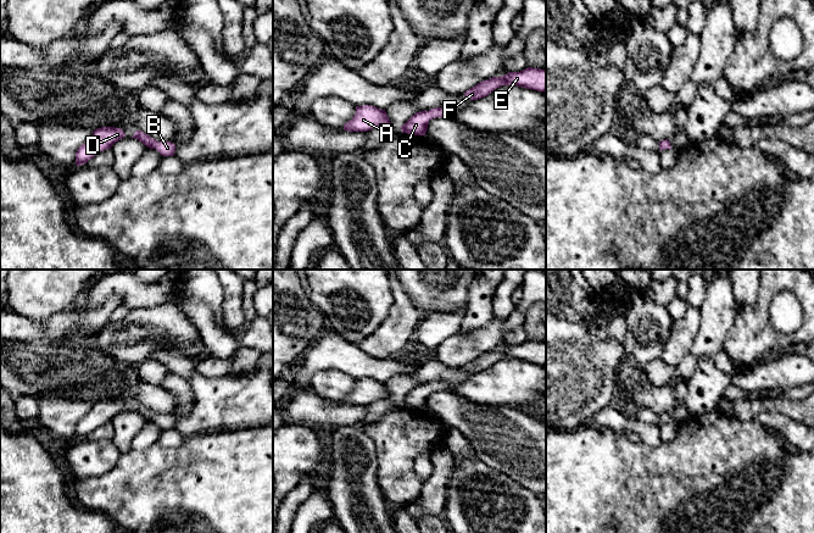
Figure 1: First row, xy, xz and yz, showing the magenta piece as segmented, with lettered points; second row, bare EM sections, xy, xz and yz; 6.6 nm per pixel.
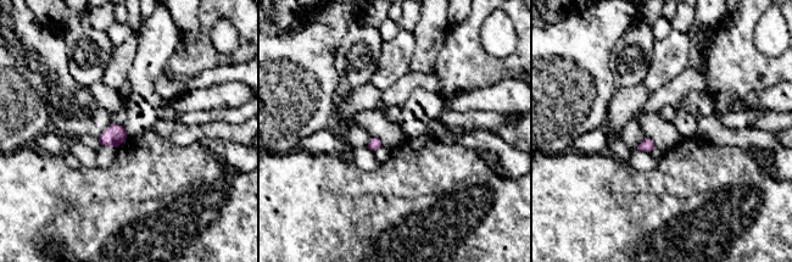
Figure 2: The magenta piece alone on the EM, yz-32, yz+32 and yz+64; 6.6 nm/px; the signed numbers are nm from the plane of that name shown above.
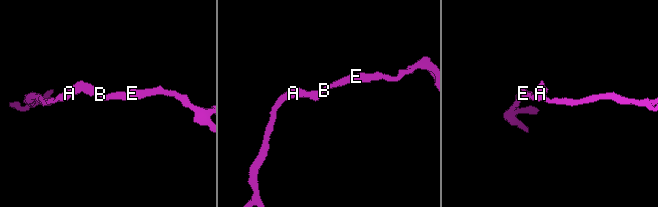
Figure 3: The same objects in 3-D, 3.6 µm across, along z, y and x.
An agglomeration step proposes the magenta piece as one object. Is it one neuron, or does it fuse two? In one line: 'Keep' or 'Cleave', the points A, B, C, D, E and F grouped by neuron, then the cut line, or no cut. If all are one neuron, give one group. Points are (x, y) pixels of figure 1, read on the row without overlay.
Keep. Groups: A B C D E F. No split

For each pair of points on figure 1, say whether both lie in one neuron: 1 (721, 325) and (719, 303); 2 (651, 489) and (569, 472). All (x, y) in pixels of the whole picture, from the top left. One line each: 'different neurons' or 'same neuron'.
1: same neuron
2: same neuron

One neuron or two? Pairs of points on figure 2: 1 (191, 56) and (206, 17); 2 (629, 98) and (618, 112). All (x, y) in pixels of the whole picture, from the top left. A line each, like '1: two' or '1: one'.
1: one
2: one

